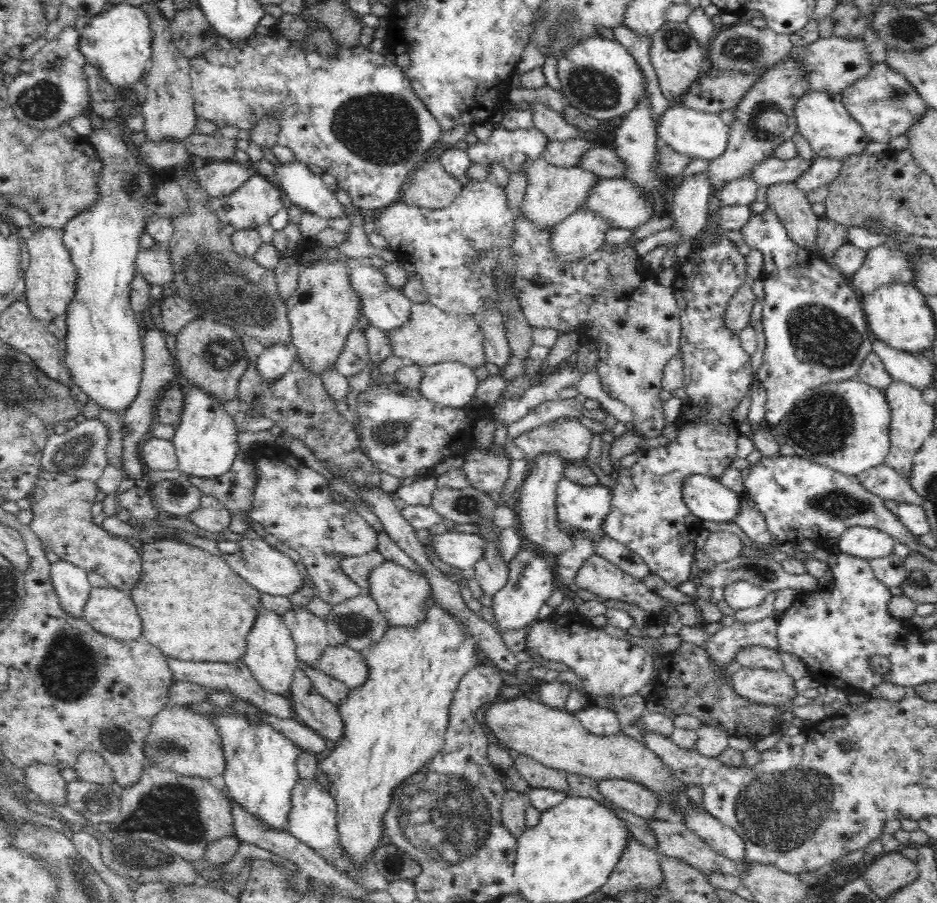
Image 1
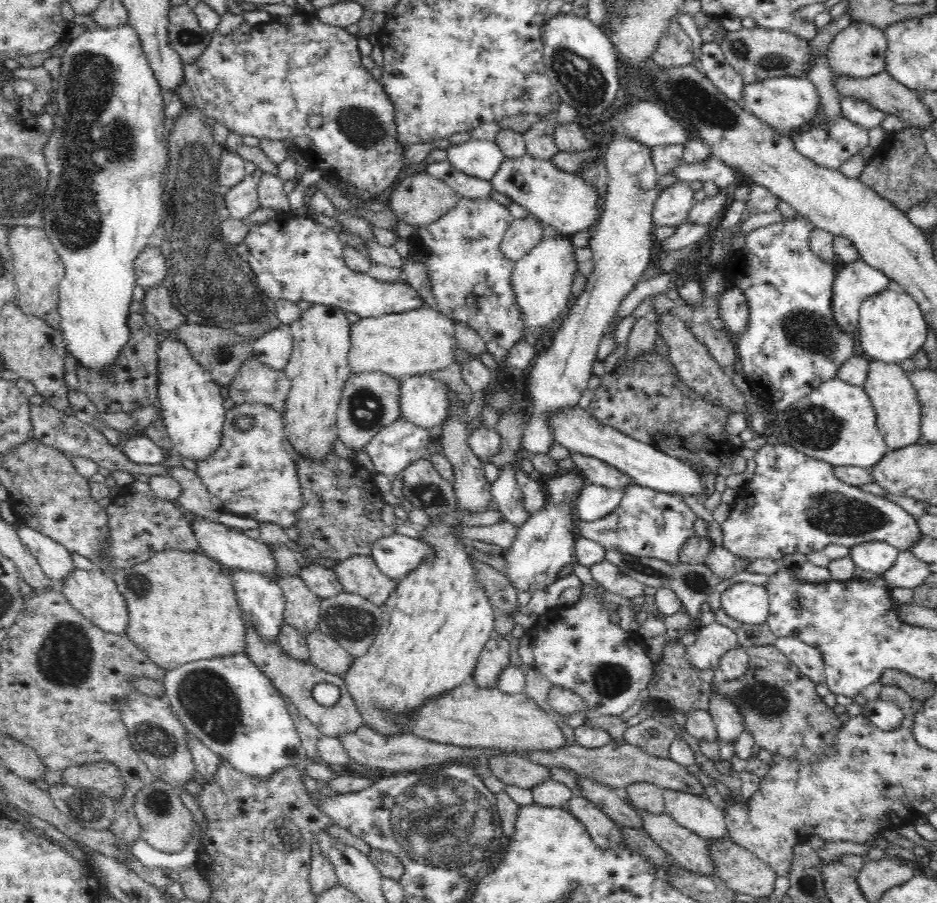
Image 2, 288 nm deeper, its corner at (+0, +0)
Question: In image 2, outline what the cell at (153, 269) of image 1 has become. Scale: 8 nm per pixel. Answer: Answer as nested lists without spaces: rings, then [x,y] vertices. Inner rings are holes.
[[[148,248],[134,260],[136,284],[142,288],[160,286],[168,276],[168,264],[162,248]]]

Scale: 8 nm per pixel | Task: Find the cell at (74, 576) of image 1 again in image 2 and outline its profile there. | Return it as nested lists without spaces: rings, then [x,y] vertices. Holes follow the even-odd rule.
[[[14,522],[12,528],[16,530],[16,536],[24,544],[24,548],[38,558],[38,562],[44,568],[44,574],[48,578],[52,578],[60,584],[68,576],[68,572],[74,570],[70,552],[66,548],[62,548],[62,544],[50,540],[48,536],[40,534],[40,530],[34,530],[22,522]]]

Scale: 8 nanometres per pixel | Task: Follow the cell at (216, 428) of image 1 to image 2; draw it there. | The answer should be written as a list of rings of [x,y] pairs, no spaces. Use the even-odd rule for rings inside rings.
[[[164,338],[158,348],[158,406],[166,432],[178,456],[204,460],[218,450],[226,422],[226,408],[220,388],[214,386],[212,374],[190,354],[188,346],[176,338]]]

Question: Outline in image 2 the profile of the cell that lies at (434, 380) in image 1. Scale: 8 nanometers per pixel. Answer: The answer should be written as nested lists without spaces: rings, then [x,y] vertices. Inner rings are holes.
[[[412,376],[400,384],[400,420],[414,428],[432,430],[444,424],[450,410],[448,388],[430,376]]]

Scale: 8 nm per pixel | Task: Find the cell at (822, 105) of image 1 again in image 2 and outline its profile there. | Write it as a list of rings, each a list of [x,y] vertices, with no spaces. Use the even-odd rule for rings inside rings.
[[[796,76],[770,78],[770,80],[762,80],[762,82],[744,84],[744,90],[742,90],[742,102],[752,114],[756,114],[762,122],[770,124],[772,128],[788,132],[788,134],[804,128],[816,116],[820,116],[820,106],[822,106],[820,100],[822,98],[818,94],[818,88],[812,80],[808,80],[808,76],[804,76],[804,78],[796,78]]]

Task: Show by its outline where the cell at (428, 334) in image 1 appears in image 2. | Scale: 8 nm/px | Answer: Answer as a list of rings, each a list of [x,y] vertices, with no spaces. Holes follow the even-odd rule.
[[[432,308],[410,310],[402,314],[376,316],[376,318],[360,318],[350,326],[350,354],[348,368],[354,374],[362,372],[382,372],[396,380],[406,376],[430,376],[436,370],[448,368],[456,362],[452,354],[452,346],[456,340],[454,320],[438,314]]]

